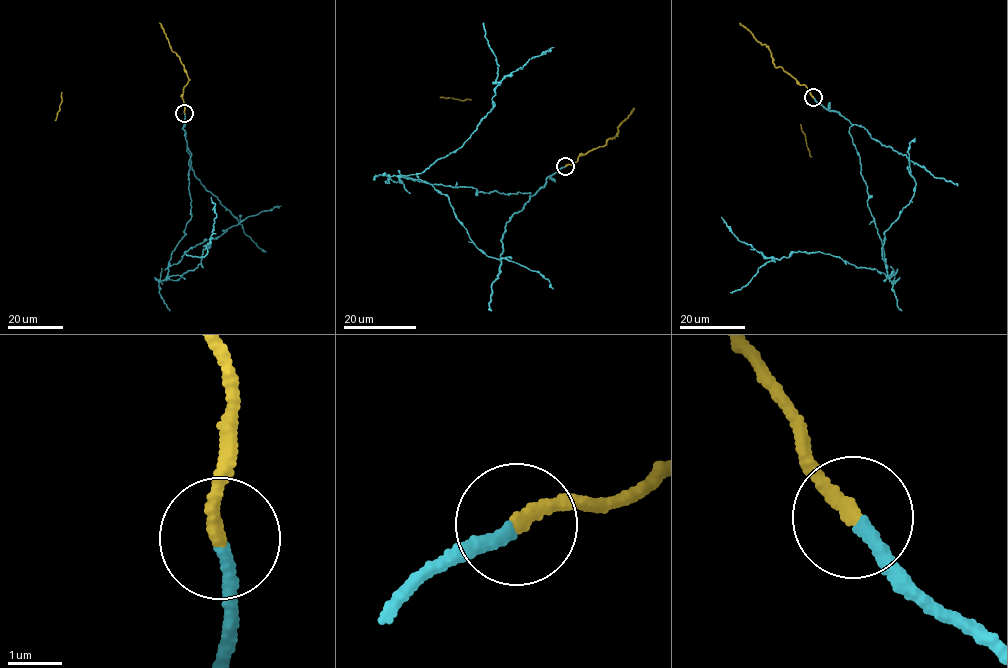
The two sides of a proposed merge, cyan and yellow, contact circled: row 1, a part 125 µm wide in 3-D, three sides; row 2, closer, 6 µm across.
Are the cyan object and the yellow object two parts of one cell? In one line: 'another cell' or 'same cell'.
another cell

